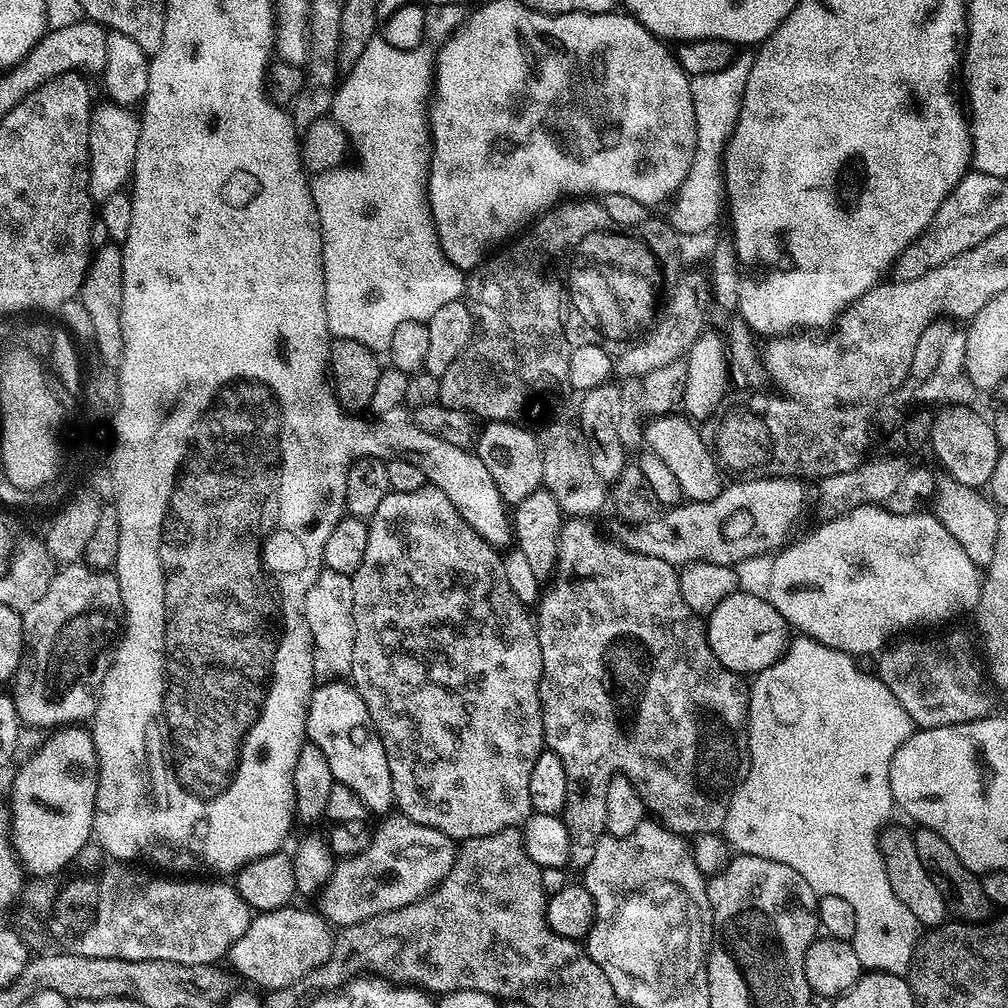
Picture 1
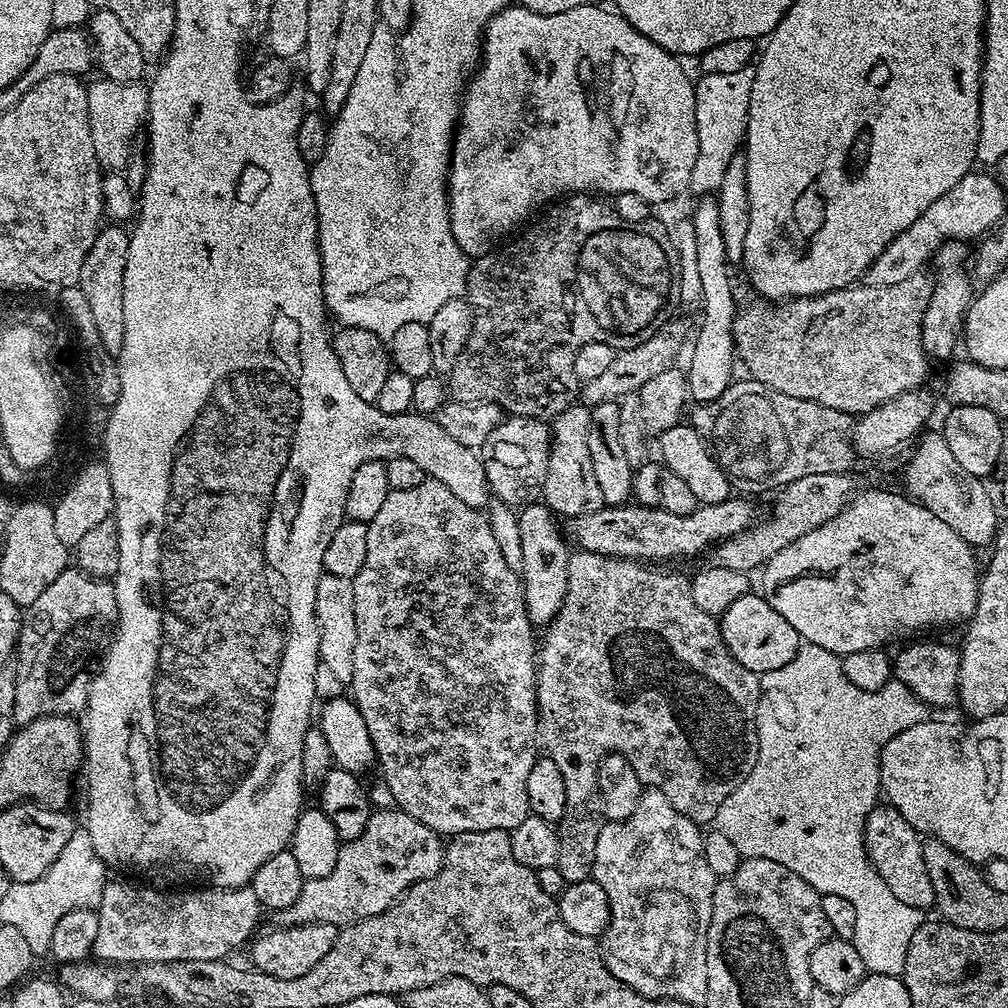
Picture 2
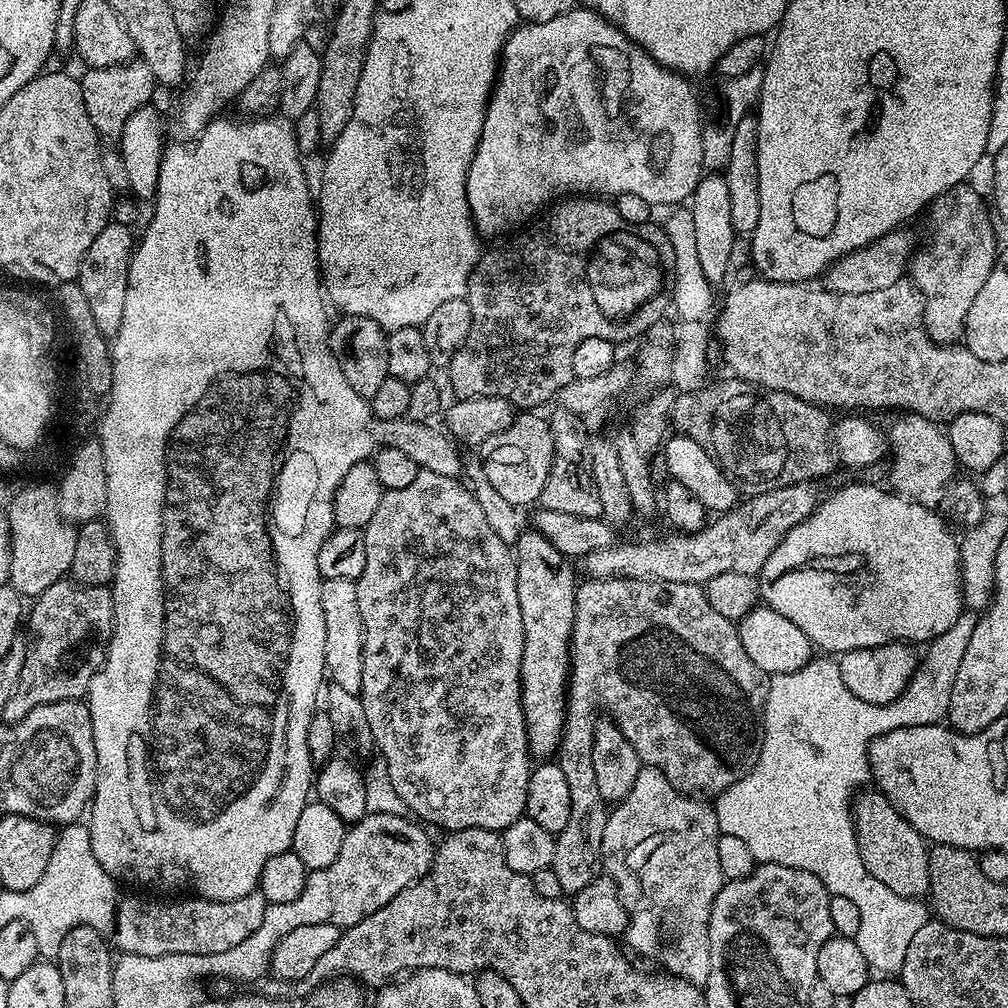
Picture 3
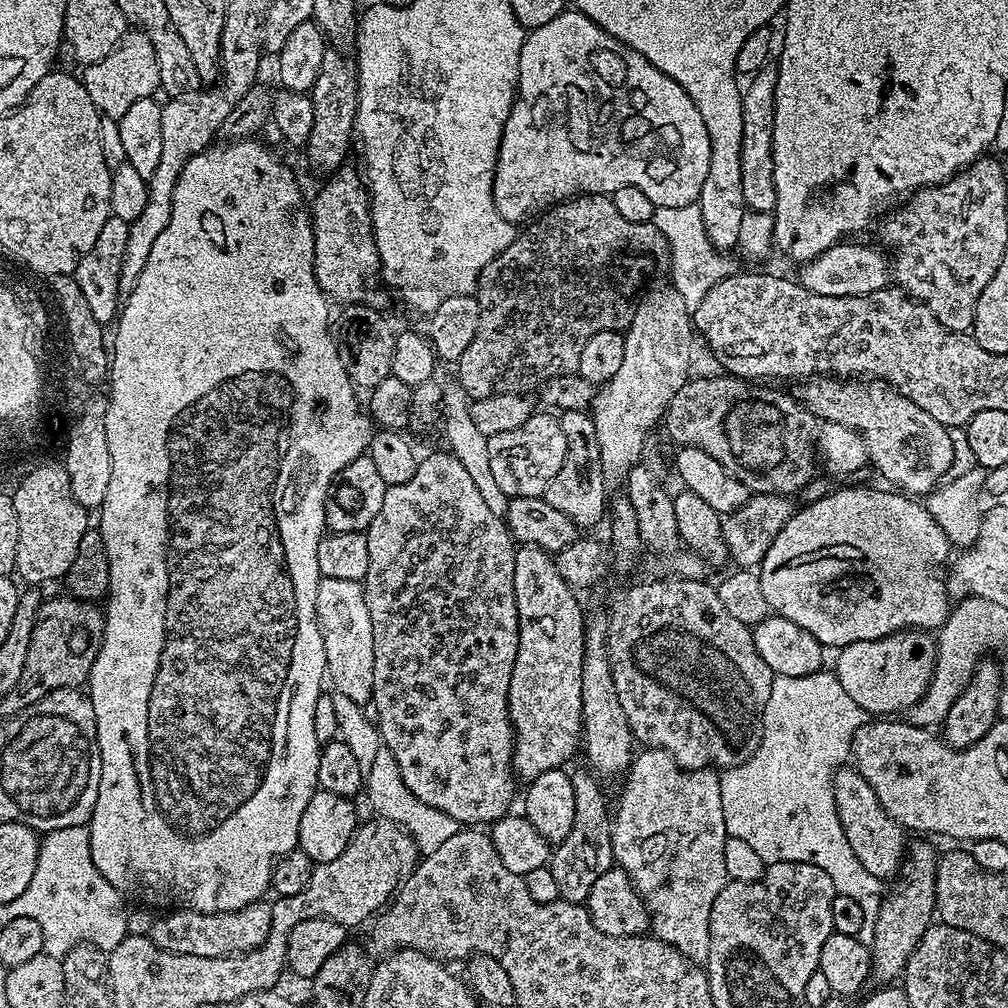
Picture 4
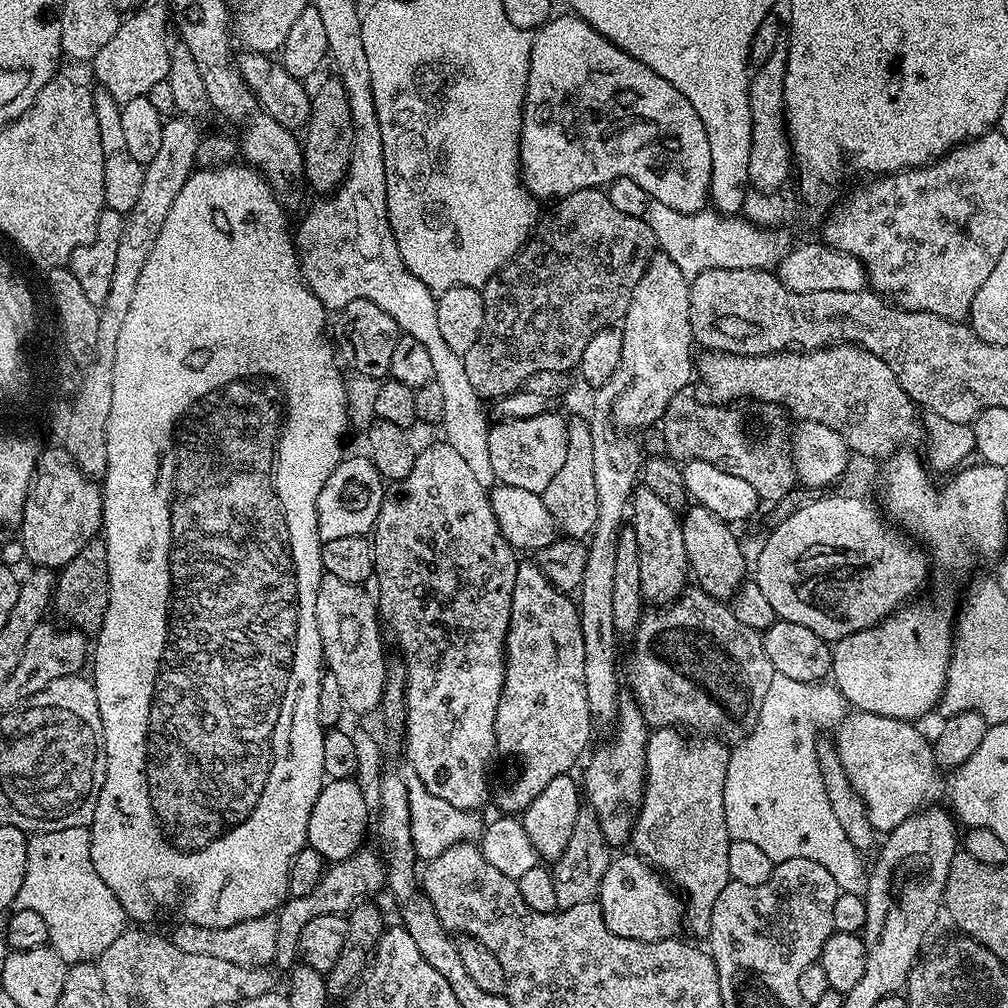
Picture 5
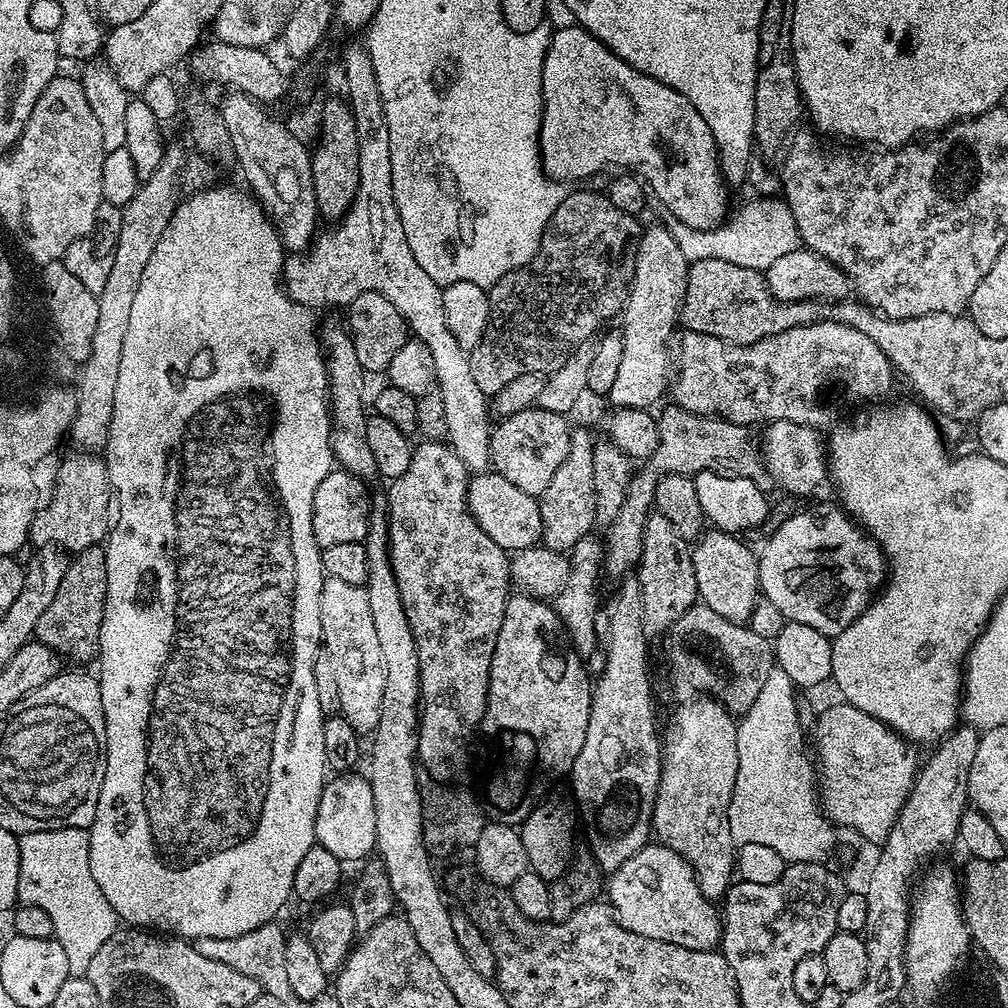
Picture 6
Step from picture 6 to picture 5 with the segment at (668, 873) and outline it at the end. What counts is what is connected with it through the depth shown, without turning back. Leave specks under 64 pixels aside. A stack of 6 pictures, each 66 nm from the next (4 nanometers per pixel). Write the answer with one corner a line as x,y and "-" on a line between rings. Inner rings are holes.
617,855
612,859
600,883
598,903
606,926
610,926
610,930
614,930
614,934
622,938
634,938
642,942
679,937
680,923
685,923
686,920
685,901
669,887
665,877
643,856
627,855

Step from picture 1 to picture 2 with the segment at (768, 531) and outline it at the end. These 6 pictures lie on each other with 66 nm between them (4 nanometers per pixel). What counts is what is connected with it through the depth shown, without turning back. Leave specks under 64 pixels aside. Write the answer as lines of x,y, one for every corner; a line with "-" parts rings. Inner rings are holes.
729,498
717,504
700,504
690,514
670,514
665,508
629,502
605,506
594,514
578,514
566,520
566,536
581,552
619,556
626,560
653,561
675,556
696,556
722,540
747,532
754,523
751,499

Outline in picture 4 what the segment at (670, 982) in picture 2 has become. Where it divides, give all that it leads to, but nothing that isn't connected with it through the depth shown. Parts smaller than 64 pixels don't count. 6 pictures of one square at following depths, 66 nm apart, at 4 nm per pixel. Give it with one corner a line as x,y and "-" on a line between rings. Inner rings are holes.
644,748
630,761
632,768
620,805
614,808
612,821
612,859
632,880
650,913
650,932
657,940
672,944
686,959
707,961
710,950
710,910
714,898
728,883
724,844
729,834
722,818
720,776
711,768
680,768
661,748

